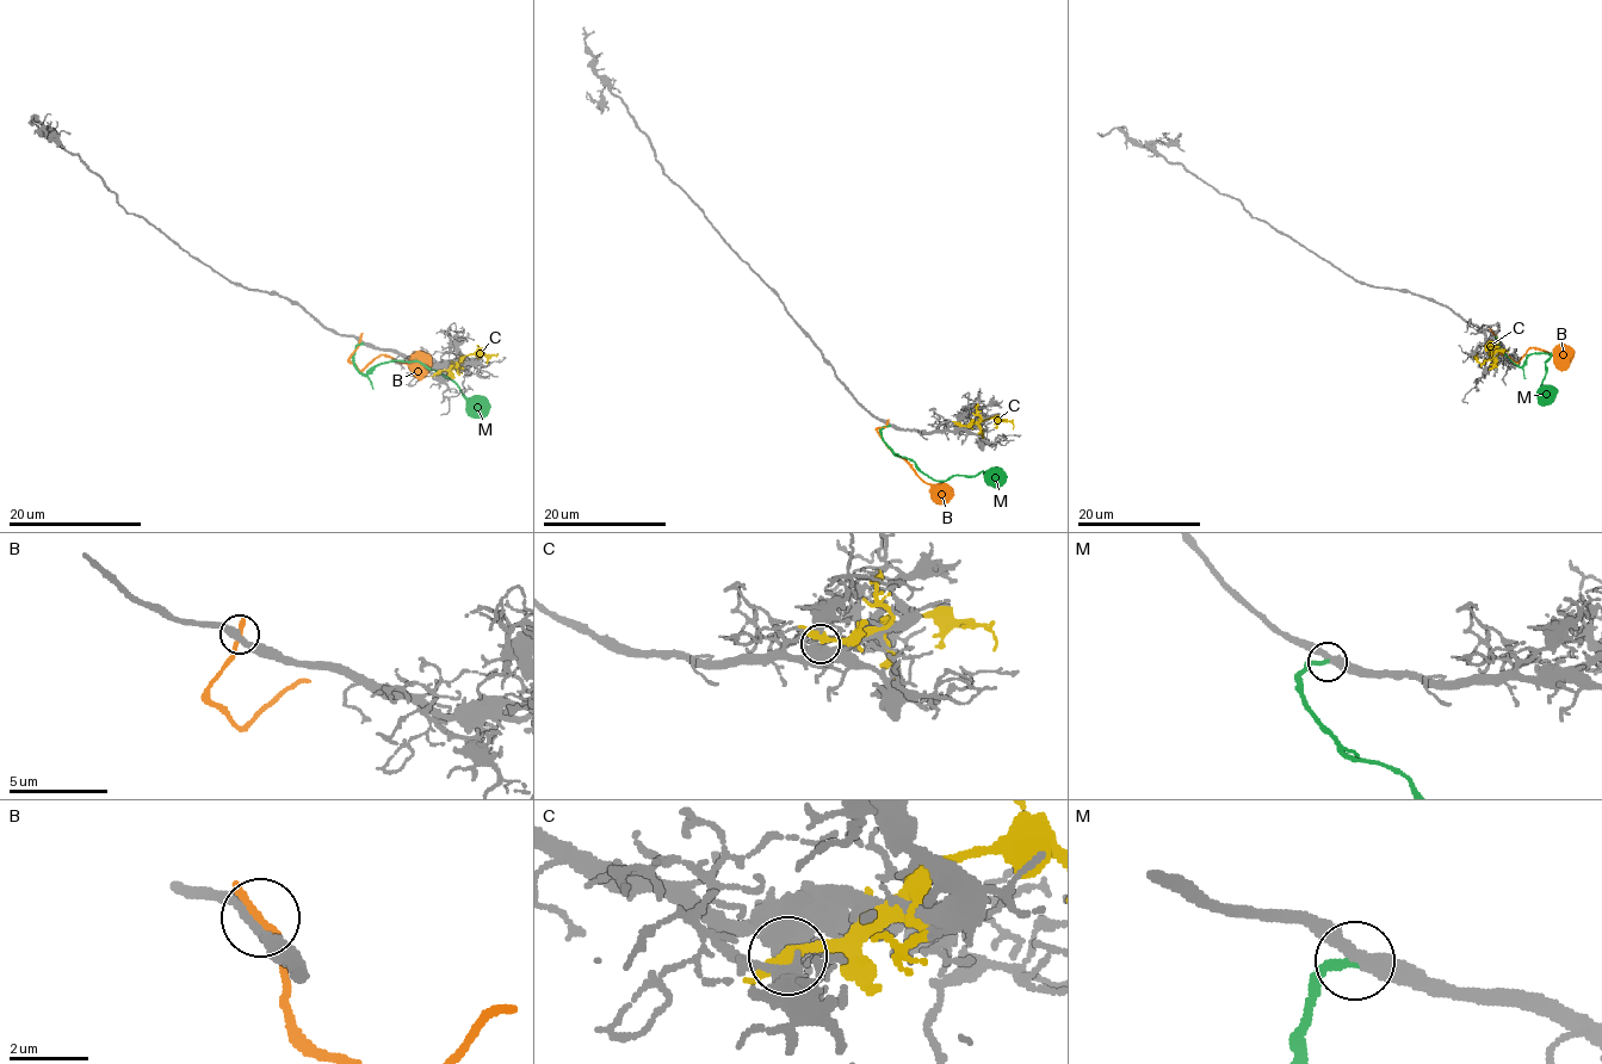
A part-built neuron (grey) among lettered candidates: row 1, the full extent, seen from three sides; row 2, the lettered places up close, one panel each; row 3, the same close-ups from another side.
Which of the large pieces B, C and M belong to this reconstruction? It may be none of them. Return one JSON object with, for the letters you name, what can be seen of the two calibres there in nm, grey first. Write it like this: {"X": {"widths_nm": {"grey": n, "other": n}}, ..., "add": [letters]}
{"M": {"widths_nm": {"grey": 360, "other": 220}}, "add": ["M"]}

